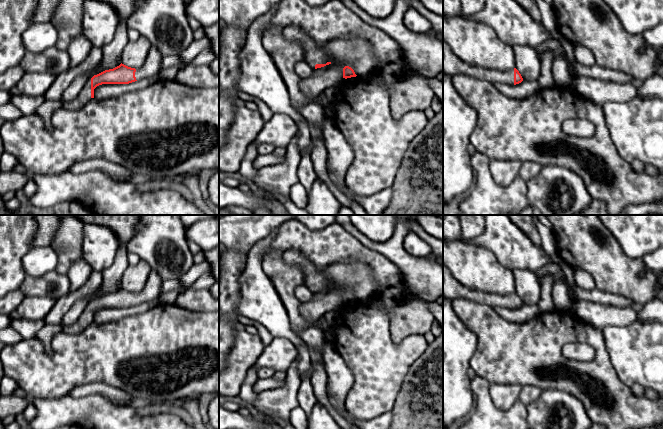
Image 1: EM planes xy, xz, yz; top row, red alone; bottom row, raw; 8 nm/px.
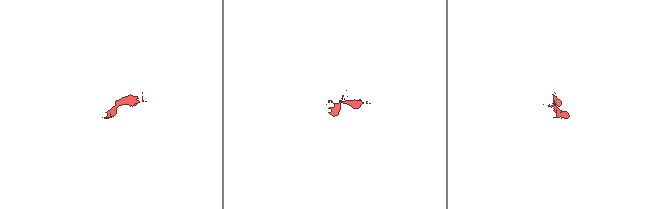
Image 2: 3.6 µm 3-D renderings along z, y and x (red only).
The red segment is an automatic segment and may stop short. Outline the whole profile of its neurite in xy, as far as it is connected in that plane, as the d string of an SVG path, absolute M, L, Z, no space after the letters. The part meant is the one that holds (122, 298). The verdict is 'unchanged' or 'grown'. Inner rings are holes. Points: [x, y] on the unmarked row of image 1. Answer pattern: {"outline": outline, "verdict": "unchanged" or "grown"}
{"outline": "M151 270L146 279L144 288L140 292L131 292L124 288L105 294L90 302L84 309L78 320L65 325L63 331L66 333L80 333L94 322L94 313L102 308L129 308L145 301L159 298L161 294L162 280L158 274Z", "verdict": "grown"}

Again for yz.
{"outline": "M443 264L443 297L453 300L466 298L477 303L488 305L492 308L506 307L516 309L523 305L519 295L514 292L509 295L501 295L497 292L474 291L459 283Z", "verdict": "grown"}

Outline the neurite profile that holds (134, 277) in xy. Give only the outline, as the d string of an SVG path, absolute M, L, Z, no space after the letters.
M140 260L133 266L128 265L120 282L121 287L131 292L140 292L144 288L151 270L151 267L144 260Z

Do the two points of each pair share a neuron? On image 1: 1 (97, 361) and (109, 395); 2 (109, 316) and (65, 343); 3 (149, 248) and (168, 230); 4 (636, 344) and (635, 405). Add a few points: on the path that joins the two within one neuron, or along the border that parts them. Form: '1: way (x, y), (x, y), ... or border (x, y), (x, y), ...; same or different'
1: border (82, 384), (106, 383), (127, 392); different
2: border (121, 318), (104, 323), (94, 322); different
3: way (154, 243), (163, 234); same
4: border (614, 368), (617, 376), (629, 387); different

